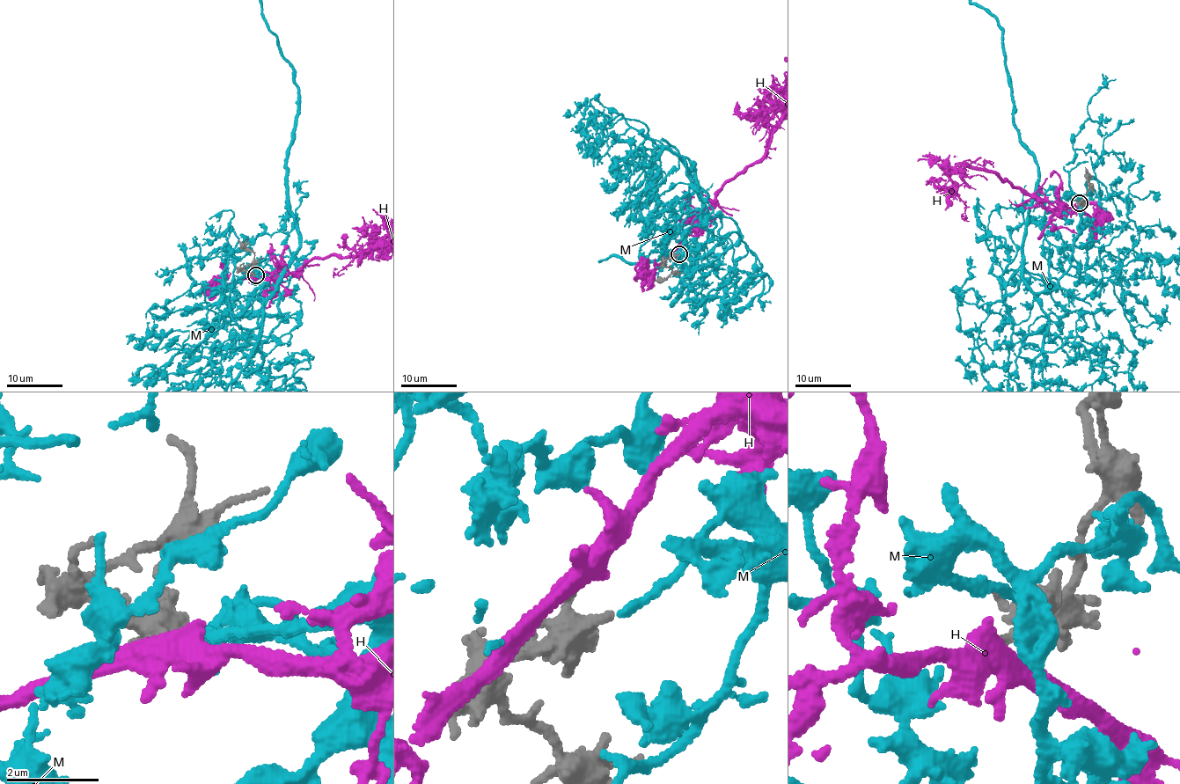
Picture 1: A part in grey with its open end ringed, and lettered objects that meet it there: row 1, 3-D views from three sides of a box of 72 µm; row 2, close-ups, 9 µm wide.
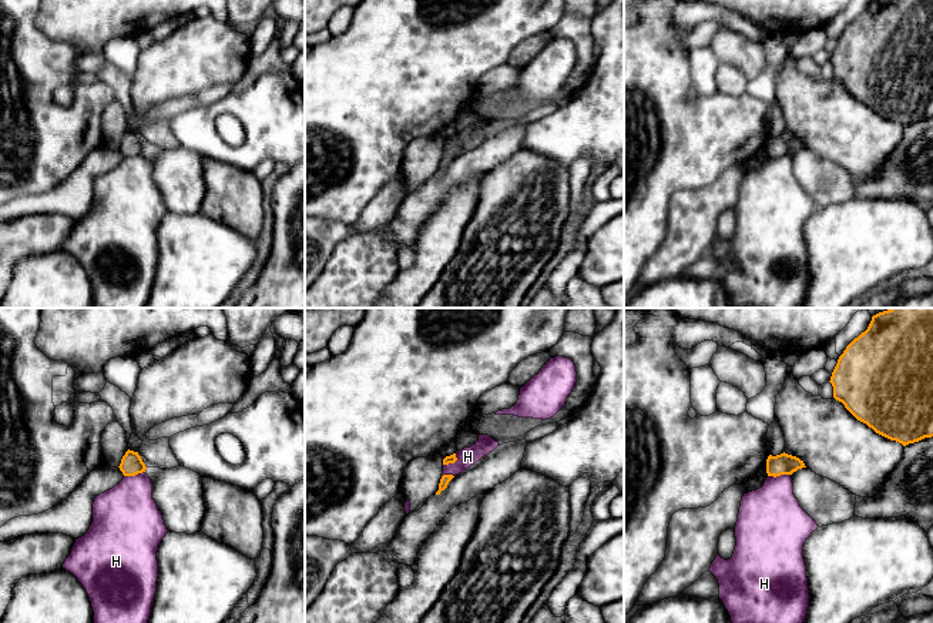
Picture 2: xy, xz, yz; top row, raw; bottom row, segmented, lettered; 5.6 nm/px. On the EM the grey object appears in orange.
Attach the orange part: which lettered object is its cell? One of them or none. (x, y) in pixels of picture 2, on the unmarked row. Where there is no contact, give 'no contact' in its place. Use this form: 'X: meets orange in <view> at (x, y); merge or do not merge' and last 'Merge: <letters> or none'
H: meets orange in yz at (778, 156); do not merge
M: no contact; merge
Merge: M

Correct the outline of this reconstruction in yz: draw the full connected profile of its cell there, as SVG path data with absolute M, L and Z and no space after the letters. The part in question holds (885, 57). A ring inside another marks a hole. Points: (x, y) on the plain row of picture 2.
M872 0L867 10L855 19L839 37L832 53L830 61L833 67L833 78L845 86L845 88L860 103L866 104L876 114L902 124L919 123L933 117L933 0Z

